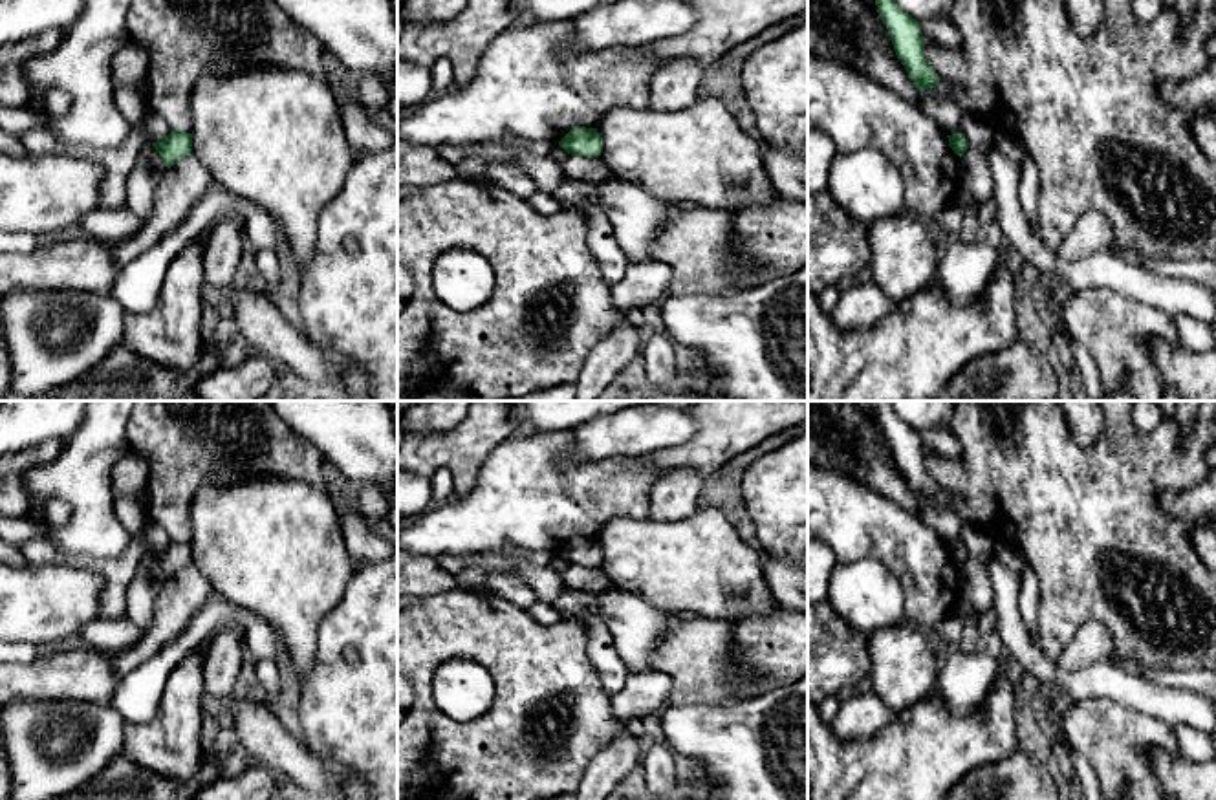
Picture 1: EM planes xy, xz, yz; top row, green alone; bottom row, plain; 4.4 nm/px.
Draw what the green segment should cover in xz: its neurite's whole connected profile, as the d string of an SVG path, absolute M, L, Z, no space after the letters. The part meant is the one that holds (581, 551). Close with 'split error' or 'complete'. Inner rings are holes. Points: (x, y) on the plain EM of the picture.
M575 538L570 540L560 551L559 557L571 566L586 566L590 569L599 568L603 562L603 547L597 538Z; complete

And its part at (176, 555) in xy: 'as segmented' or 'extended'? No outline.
as segmented

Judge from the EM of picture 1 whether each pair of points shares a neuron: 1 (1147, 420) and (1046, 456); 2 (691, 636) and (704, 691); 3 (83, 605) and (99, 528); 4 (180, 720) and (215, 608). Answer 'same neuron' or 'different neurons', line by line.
1: different neurons
2: same neuron
3: different neurons
4: different neurons

